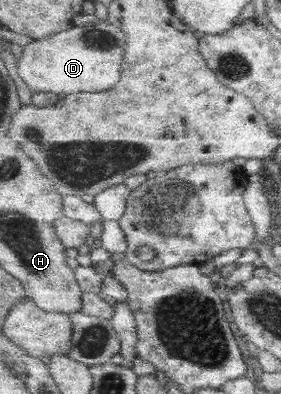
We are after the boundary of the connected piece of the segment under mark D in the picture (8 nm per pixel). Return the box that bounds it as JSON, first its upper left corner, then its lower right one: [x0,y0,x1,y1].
[17,24,128,95]

